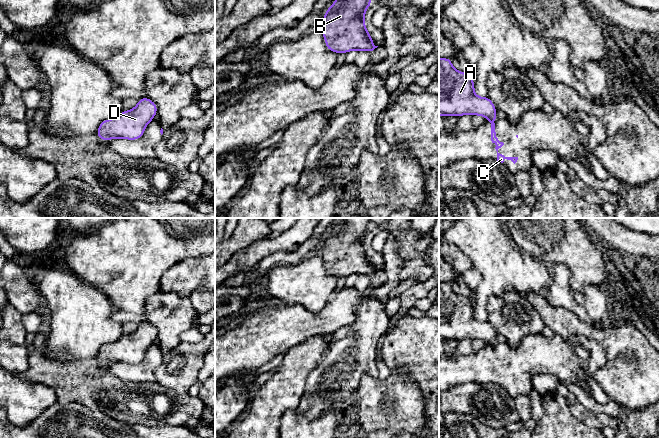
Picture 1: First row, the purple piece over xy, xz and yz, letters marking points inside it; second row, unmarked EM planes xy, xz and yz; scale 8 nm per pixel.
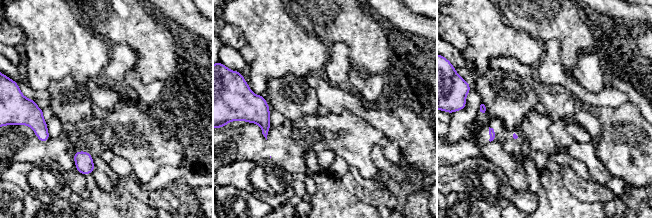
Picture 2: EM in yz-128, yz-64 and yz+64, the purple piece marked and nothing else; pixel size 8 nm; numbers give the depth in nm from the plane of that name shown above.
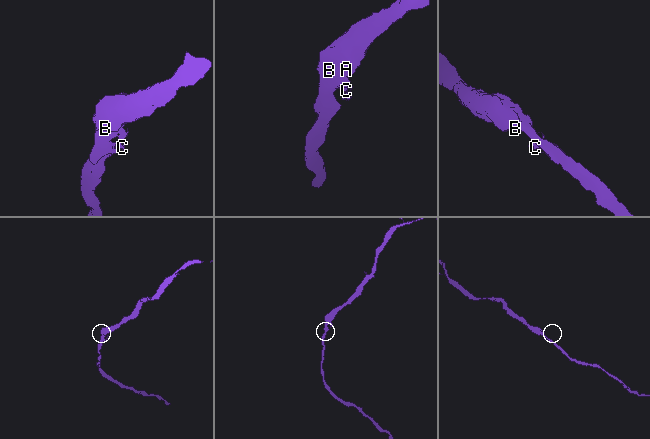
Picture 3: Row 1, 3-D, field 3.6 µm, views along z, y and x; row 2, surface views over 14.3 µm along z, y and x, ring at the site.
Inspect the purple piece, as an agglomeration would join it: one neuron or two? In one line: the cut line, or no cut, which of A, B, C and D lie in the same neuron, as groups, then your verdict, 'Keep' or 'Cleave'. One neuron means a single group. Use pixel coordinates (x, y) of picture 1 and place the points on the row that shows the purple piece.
Split along yz (493, 120), (491, 122). Groups: A B D / C. Cleave

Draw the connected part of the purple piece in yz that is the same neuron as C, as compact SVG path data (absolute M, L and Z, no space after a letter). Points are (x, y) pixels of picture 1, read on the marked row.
M494 121L491 122L491 141L492 141L492 143L496 144L495 149L497 151L497 162L503 163L505 159L511 160L514 164L517 162L518 157L505 157L504 155L502 155L498 152L498 149L501 148L504 145L504 143L500 142L496 136Z

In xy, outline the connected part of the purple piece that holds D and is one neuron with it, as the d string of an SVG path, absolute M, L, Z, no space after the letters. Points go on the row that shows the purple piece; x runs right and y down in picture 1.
M144 96L138 100L133 109L122 111L117 117L102 121L96 134L103 141L110 139L137 140L143 136L146 126L156 114L157 105Z

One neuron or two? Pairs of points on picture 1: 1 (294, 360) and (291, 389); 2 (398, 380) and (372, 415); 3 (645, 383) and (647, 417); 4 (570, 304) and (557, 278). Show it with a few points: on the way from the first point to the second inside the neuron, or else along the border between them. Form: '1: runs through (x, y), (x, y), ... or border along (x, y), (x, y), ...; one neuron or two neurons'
1: runs through (294, 367), (291, 382); one neuron
2: runs through (396, 389), (381, 406); one neuron
3: border along (648, 405), (628, 410); two neurons
4: runs through (564, 298), (559, 293), (559, 284); one neuron

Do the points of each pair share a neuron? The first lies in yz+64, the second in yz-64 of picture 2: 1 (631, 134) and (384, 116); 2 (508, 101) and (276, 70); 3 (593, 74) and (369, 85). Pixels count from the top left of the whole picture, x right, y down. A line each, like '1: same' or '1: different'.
1: same
2: different
3: same

